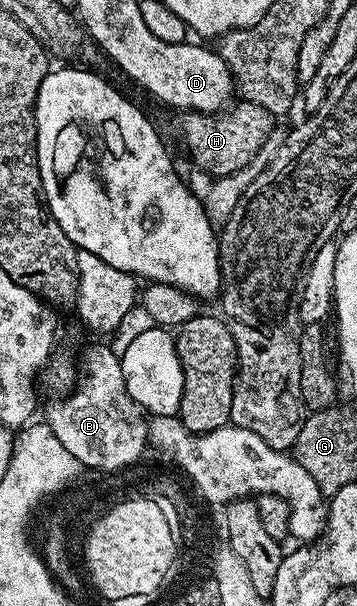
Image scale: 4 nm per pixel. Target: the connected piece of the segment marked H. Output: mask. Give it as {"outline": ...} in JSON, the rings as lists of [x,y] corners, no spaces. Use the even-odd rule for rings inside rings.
{"outline":[[[244,102],[234,103],[228,110],[222,110],[216,114],[189,110],[182,116],[185,117],[181,120],[181,144],[189,151],[190,158],[203,171],[210,172],[210,177],[213,178],[235,174],[239,170],[250,167],[254,163],[253,159],[256,158],[257,151],[264,146],[265,139],[268,138],[269,131],[272,130],[273,123],[275,123],[275,117],[263,107]]]}

